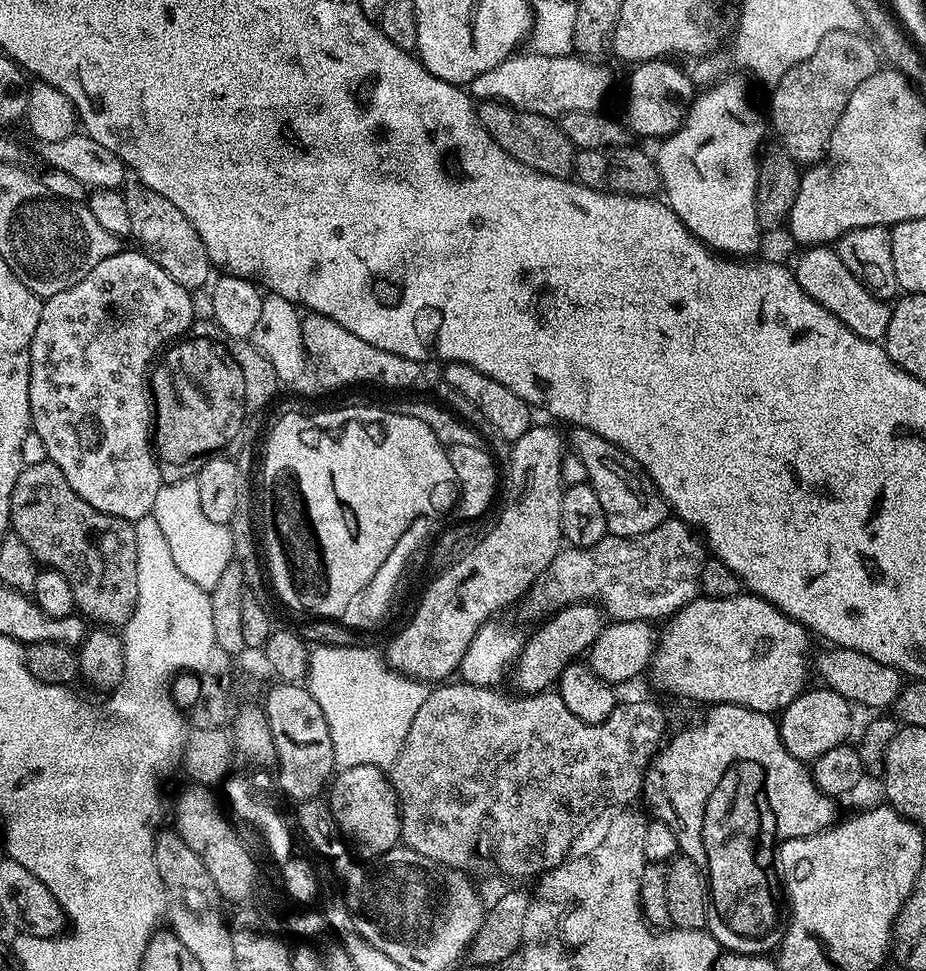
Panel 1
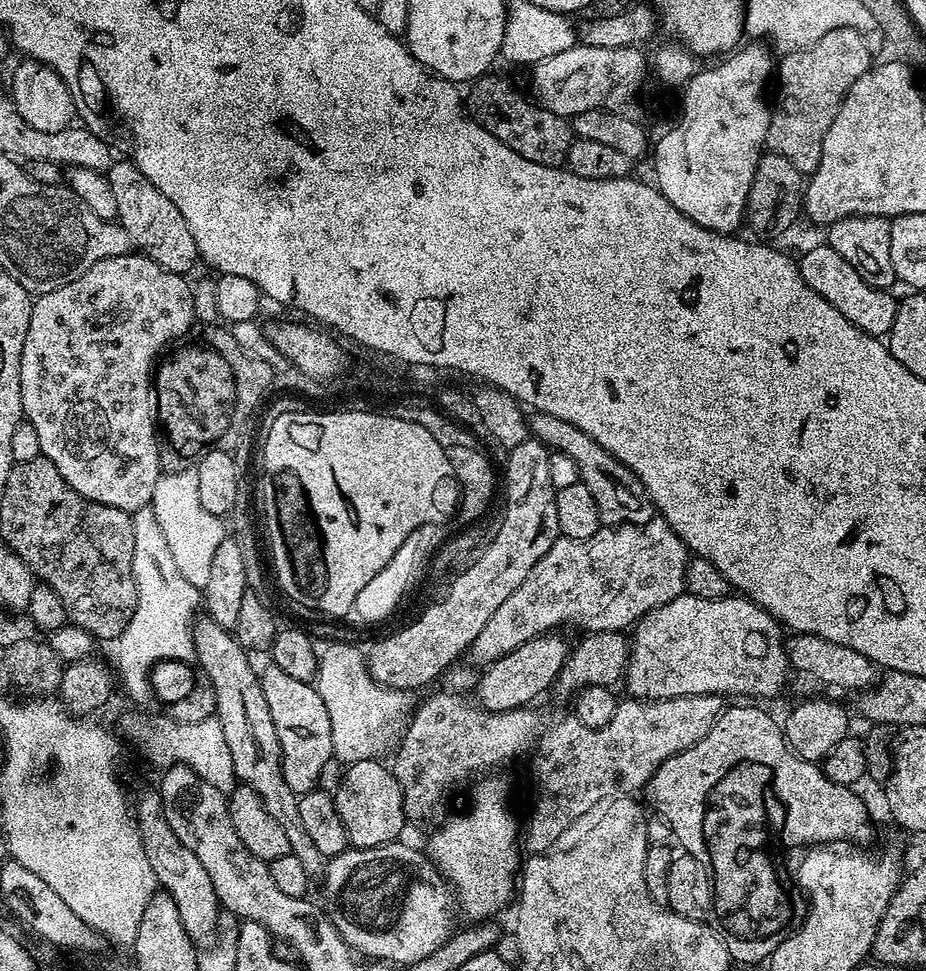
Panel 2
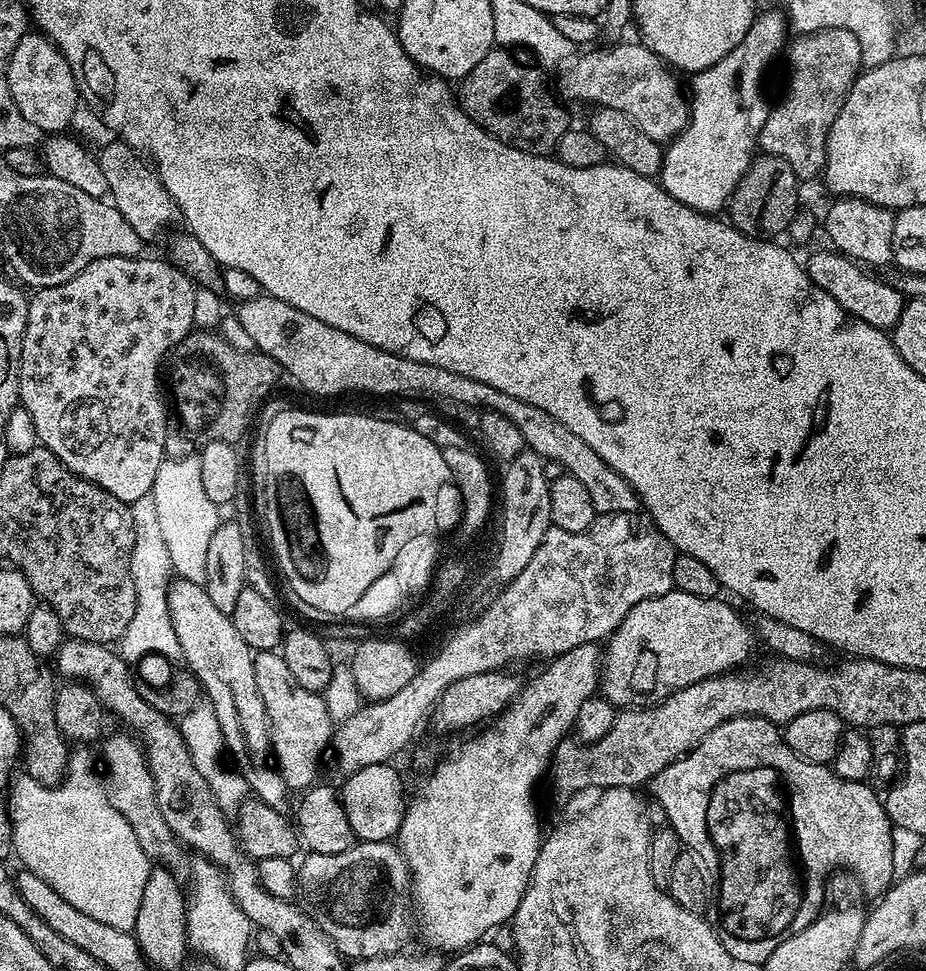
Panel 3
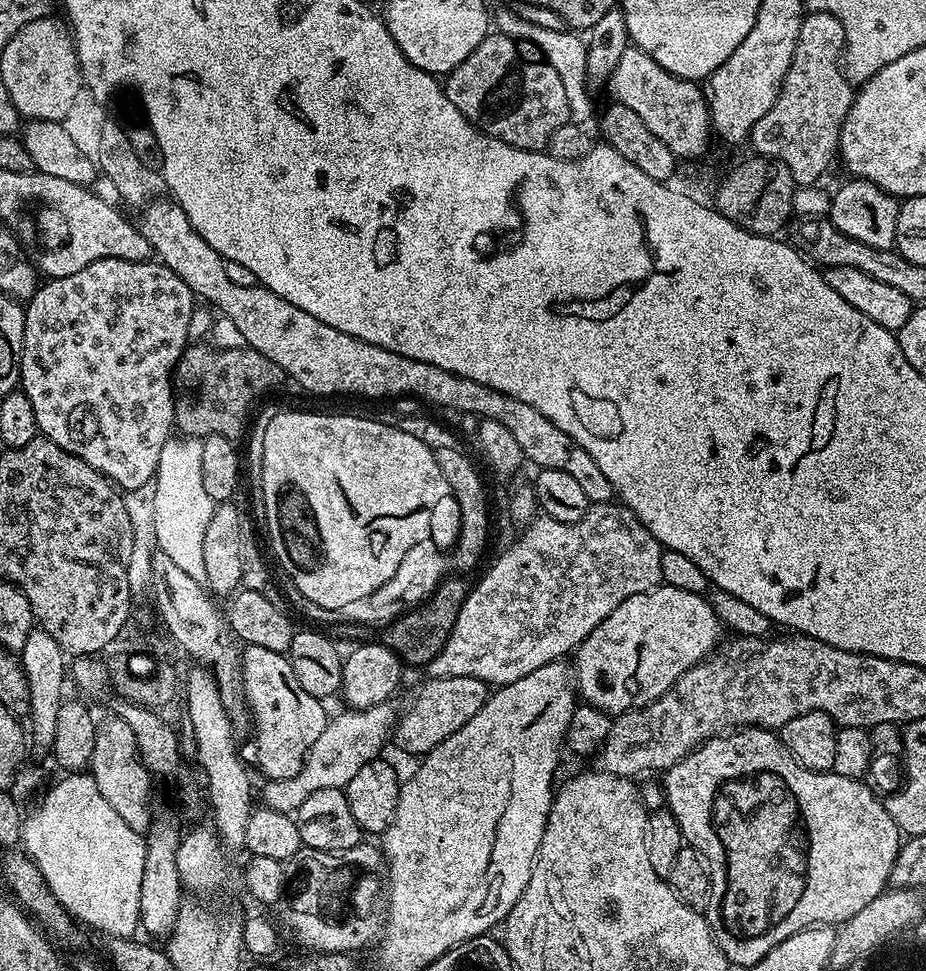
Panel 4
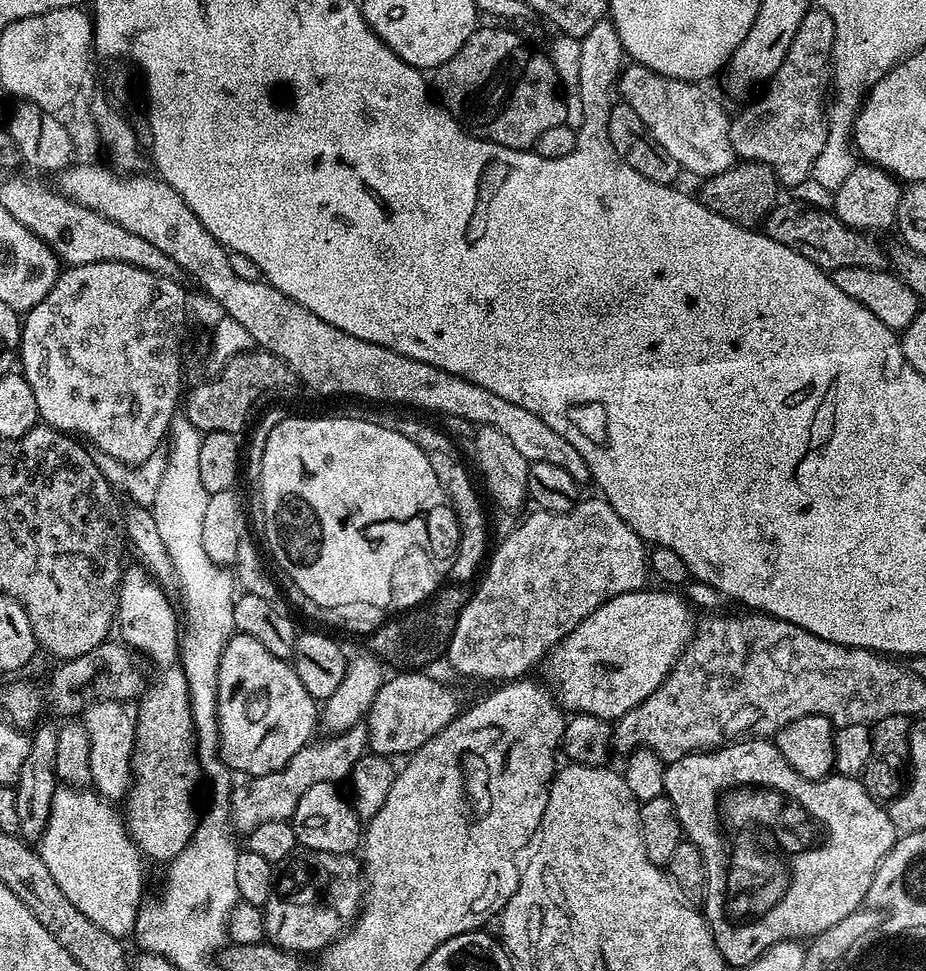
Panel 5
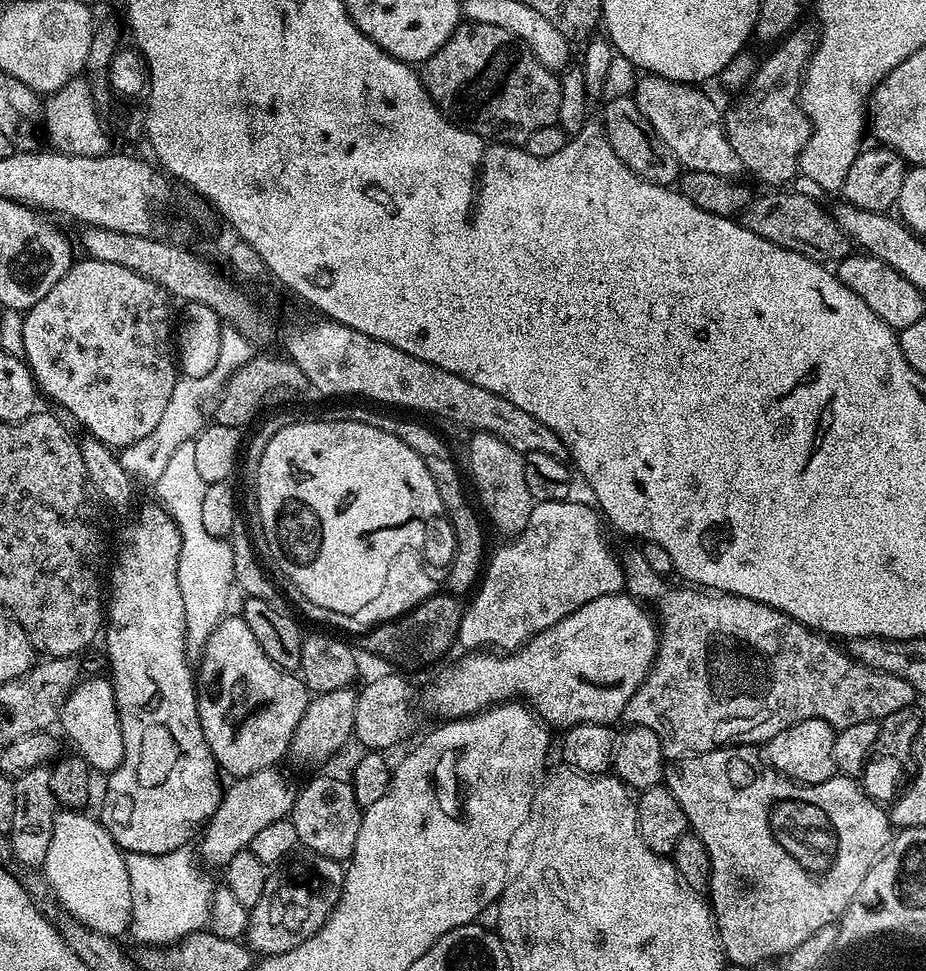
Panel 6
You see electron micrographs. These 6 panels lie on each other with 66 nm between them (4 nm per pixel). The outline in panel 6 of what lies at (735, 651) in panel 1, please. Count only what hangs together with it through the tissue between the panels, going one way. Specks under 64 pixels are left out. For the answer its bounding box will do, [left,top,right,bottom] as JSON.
[424,592,659,730]

